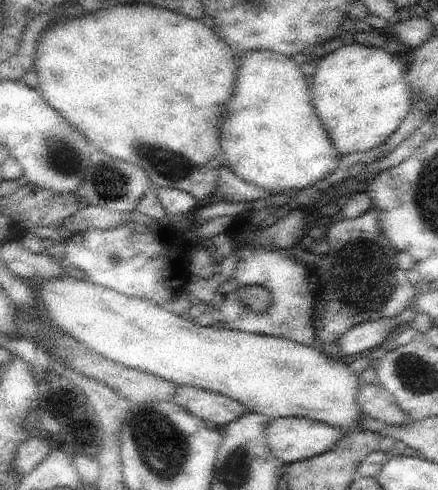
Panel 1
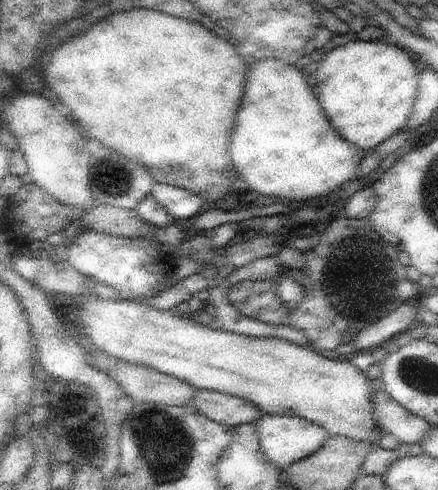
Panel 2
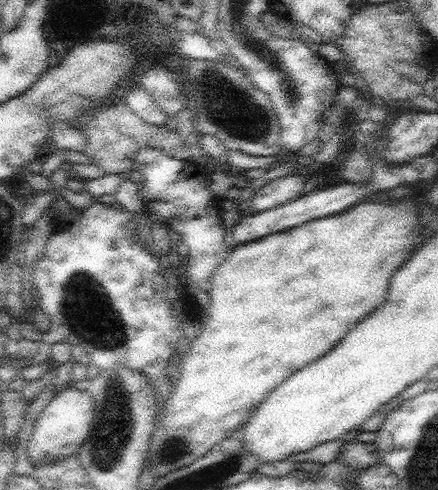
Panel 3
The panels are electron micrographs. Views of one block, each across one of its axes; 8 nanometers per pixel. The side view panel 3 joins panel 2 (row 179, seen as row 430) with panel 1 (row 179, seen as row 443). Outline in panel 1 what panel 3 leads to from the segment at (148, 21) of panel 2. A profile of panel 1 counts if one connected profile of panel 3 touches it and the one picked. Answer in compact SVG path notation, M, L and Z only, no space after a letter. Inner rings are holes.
M113 2L107 10L101 8L93 14L83 14L77 20L75 18L65 18L61 24L55 24L51 30L43 32L37 42L37 52L35 52L35 66L33 70L37 72L39 78L39 90L41 96L47 100L47 104L57 110L73 128L77 128L89 144L93 144L97 150L113 156L115 160L123 160L129 164L135 164L143 168L151 180L151 186L155 188L177 188L189 192L197 202L199 200L209 200L213 192L219 188L219 168L225 166L225 156L221 148L221 134L219 134L219 116L223 114L223 108L227 100L231 98L235 90L235 82L239 76L239 64L241 60L231 52L225 40L219 40L207 28L201 20L191 20L183 14L177 14L167 8L151 6L151 4L123 4L123 2Z

